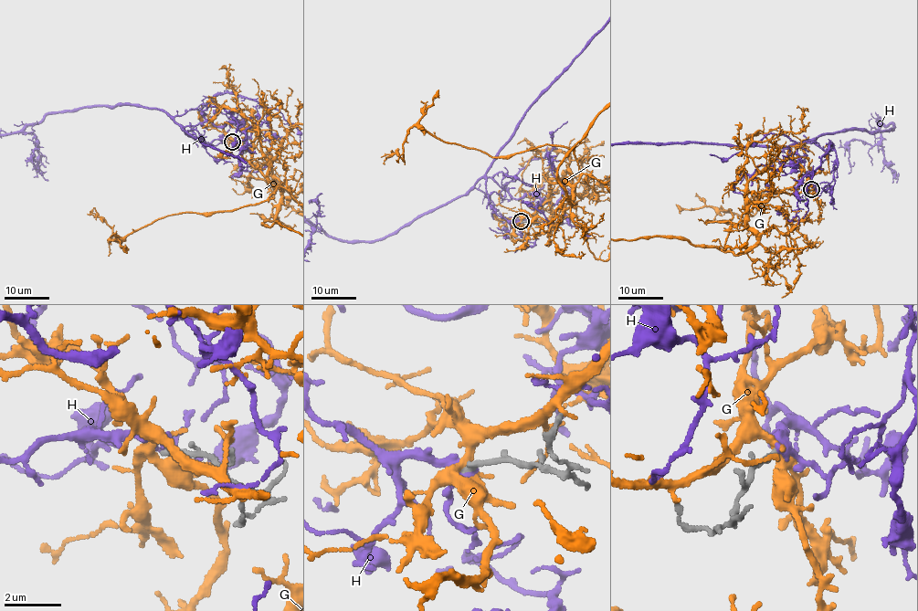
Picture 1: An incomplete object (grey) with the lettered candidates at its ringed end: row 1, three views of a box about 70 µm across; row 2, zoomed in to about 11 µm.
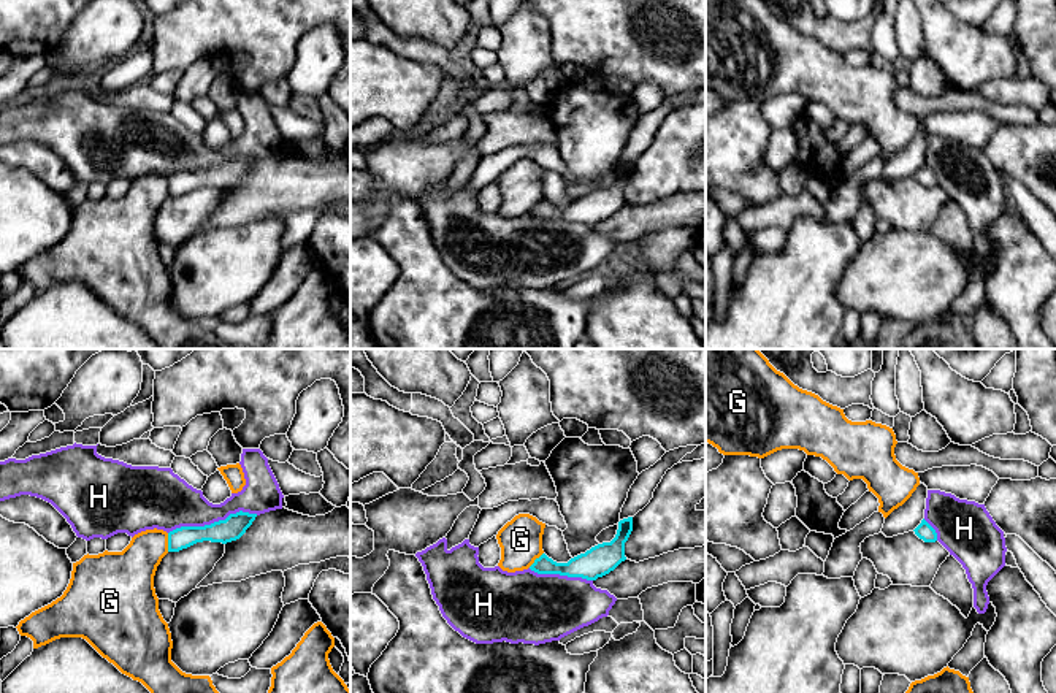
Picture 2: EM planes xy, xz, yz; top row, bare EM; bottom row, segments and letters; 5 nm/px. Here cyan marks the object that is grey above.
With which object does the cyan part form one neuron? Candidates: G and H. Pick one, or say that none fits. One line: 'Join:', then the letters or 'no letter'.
Join: no letter

